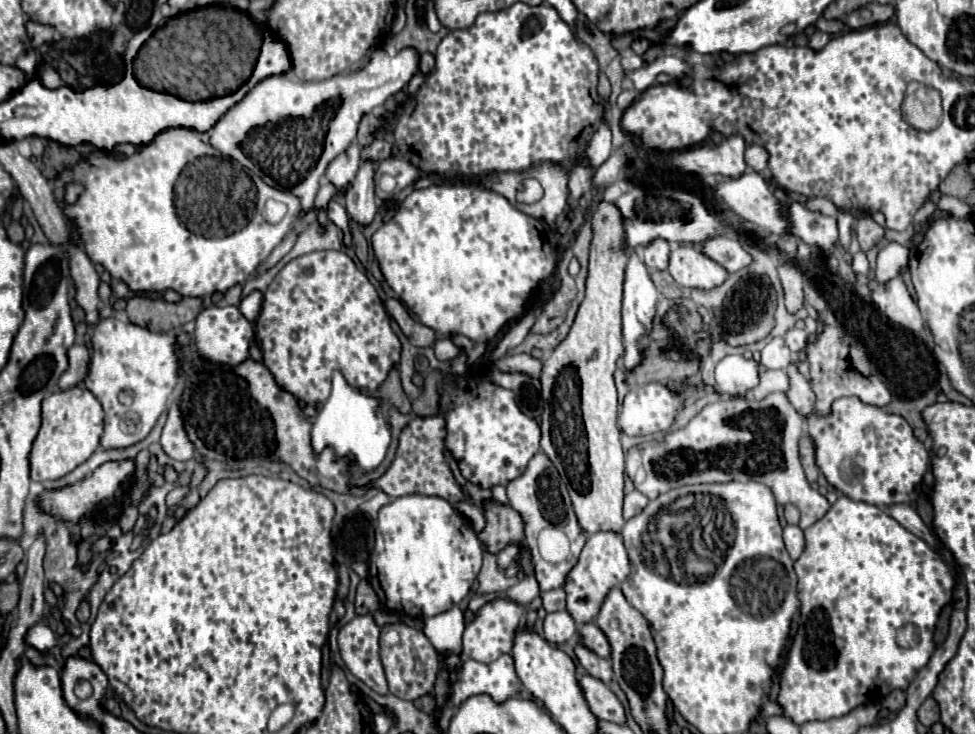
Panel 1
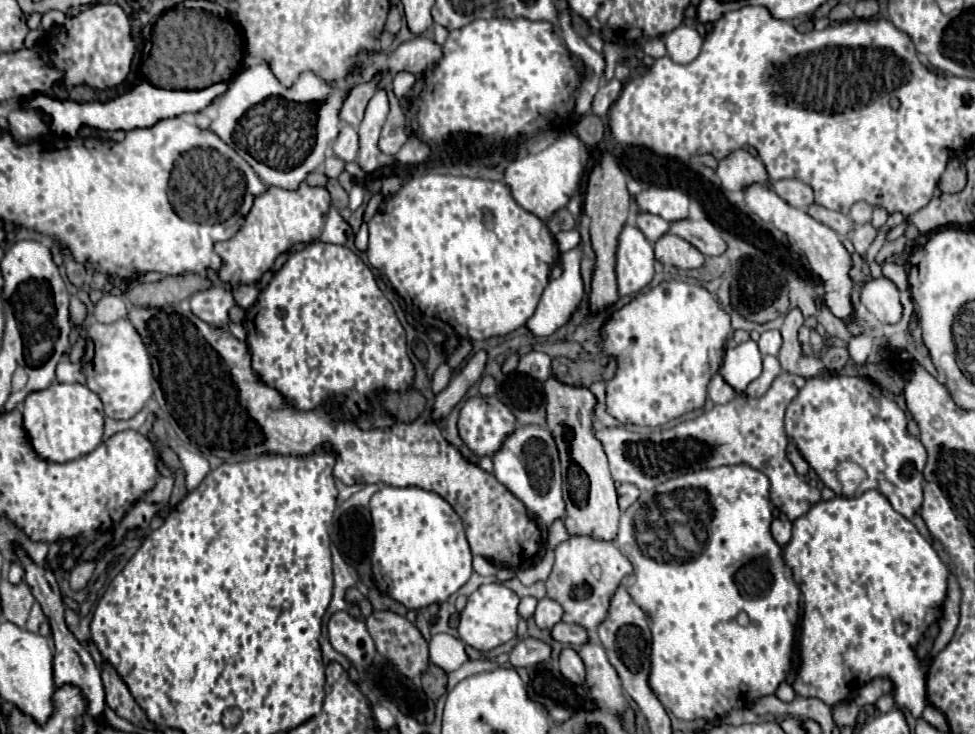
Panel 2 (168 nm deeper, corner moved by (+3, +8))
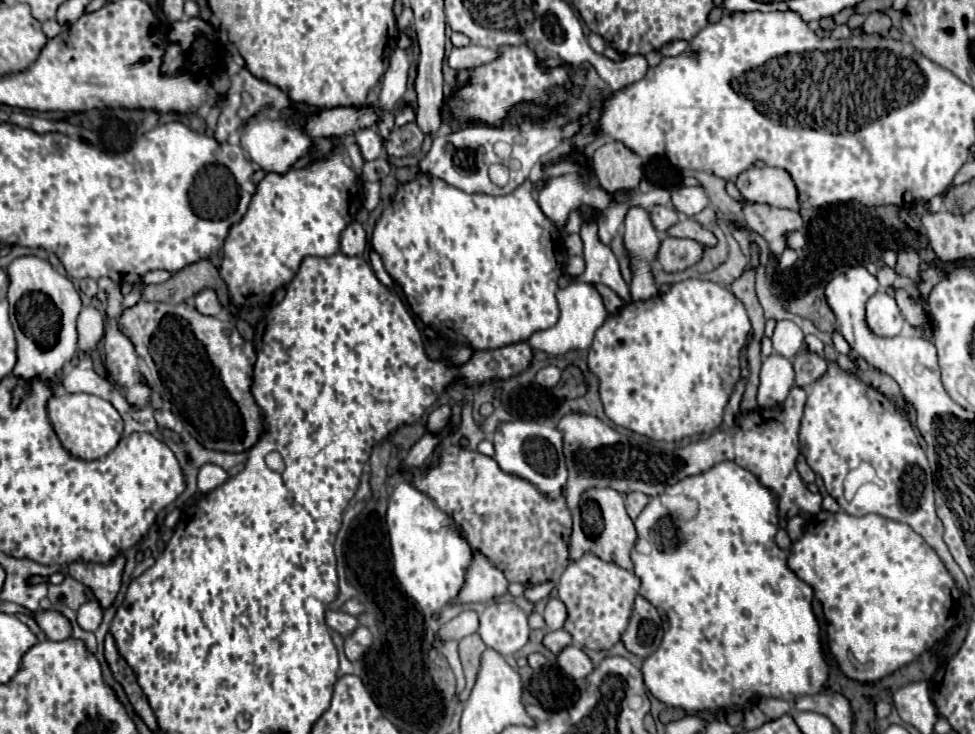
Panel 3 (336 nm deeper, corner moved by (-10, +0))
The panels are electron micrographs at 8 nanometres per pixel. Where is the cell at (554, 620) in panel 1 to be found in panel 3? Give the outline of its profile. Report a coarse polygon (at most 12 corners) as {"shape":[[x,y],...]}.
{"shape":[[550,598],[544,608],[548,630],[560,630],[566,620],[566,606]]}

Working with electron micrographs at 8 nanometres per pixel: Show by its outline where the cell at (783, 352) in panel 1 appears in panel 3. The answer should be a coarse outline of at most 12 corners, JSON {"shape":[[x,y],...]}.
{"shape":[[778,320],[772,334],[774,352],[794,358],[804,334],[792,320]]}

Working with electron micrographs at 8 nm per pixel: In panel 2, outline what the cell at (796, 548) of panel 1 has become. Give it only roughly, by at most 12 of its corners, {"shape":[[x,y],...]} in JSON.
{"shape":[[773,520],[771,534],[779,546],[791,540],[791,522]]}

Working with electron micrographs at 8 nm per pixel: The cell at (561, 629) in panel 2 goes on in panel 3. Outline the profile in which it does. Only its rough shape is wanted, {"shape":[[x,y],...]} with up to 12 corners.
{"shape":[[564,630],[546,632],[542,644],[552,654],[572,644]]}

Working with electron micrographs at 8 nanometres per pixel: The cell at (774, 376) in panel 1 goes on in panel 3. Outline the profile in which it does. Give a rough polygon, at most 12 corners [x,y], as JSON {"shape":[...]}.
{"shape":[[762,360],[758,406],[784,404],[794,386],[792,362]]}

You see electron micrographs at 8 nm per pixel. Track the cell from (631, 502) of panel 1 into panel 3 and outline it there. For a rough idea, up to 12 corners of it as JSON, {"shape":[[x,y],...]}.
{"shape":[[628,492],[626,512],[632,520],[648,504],[642,492]]}

